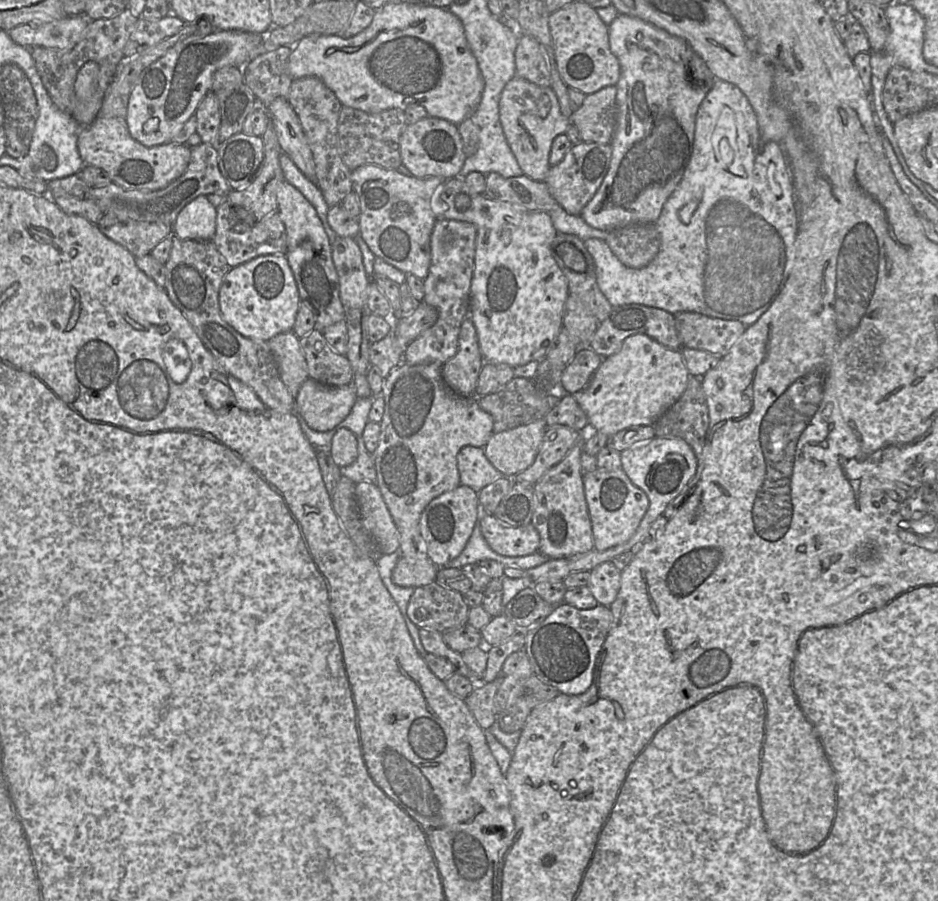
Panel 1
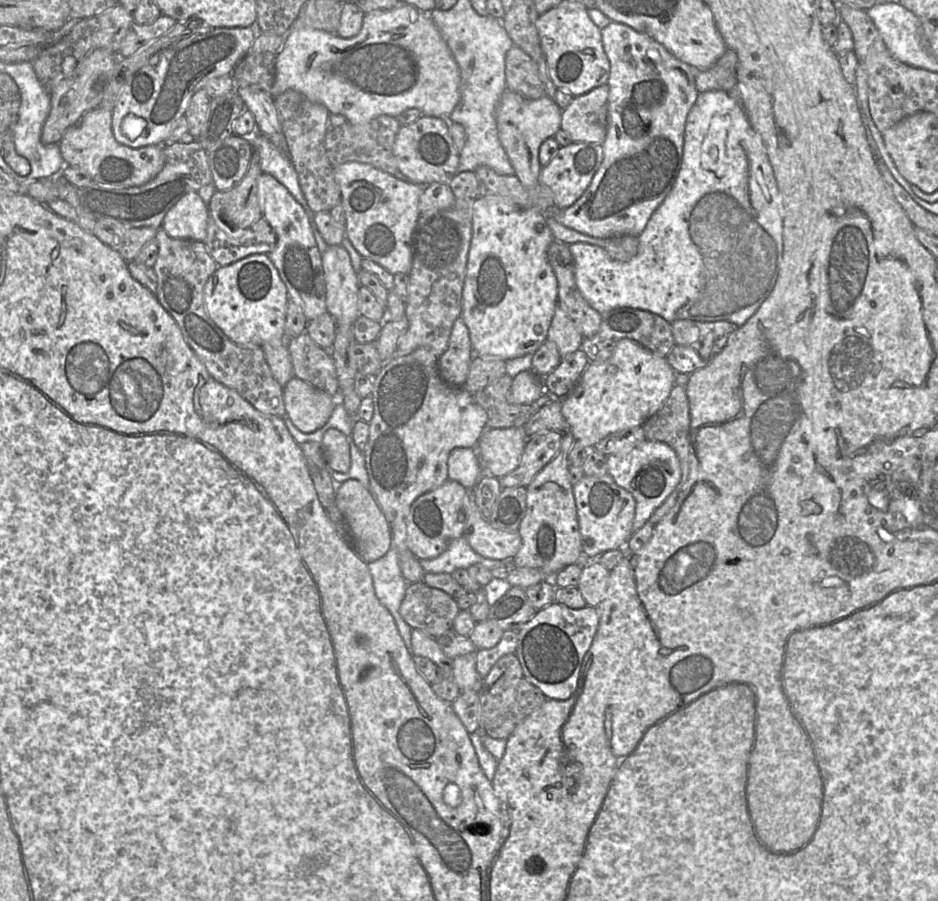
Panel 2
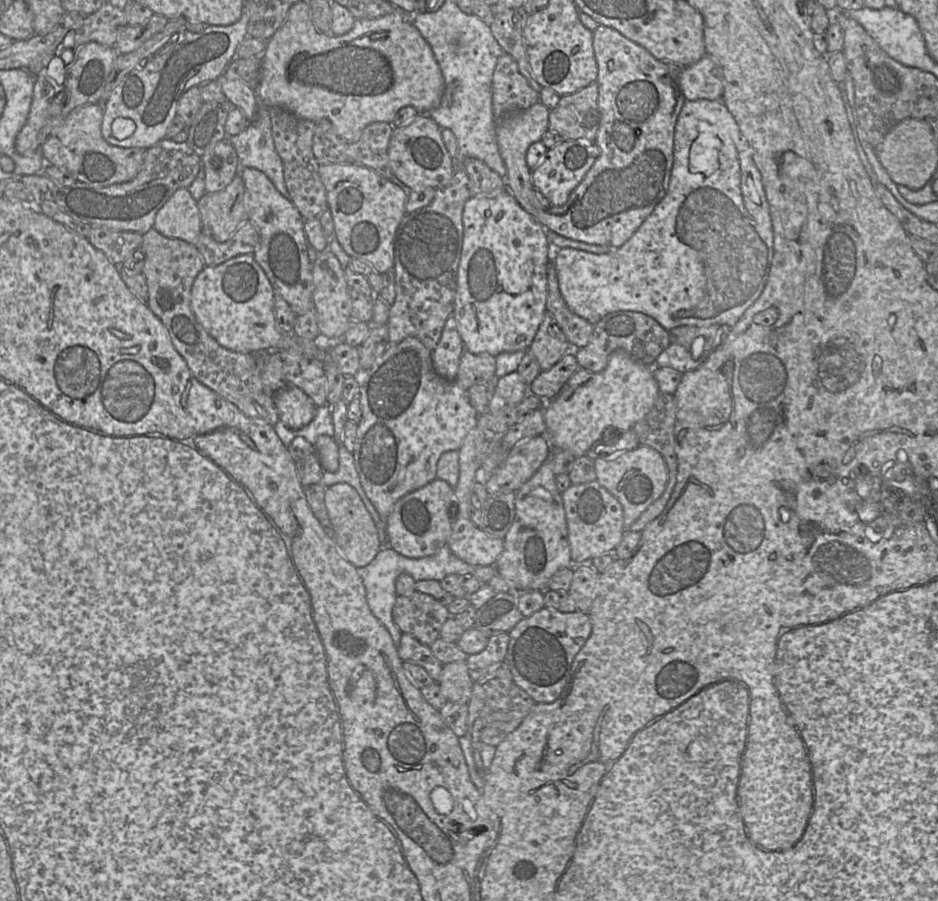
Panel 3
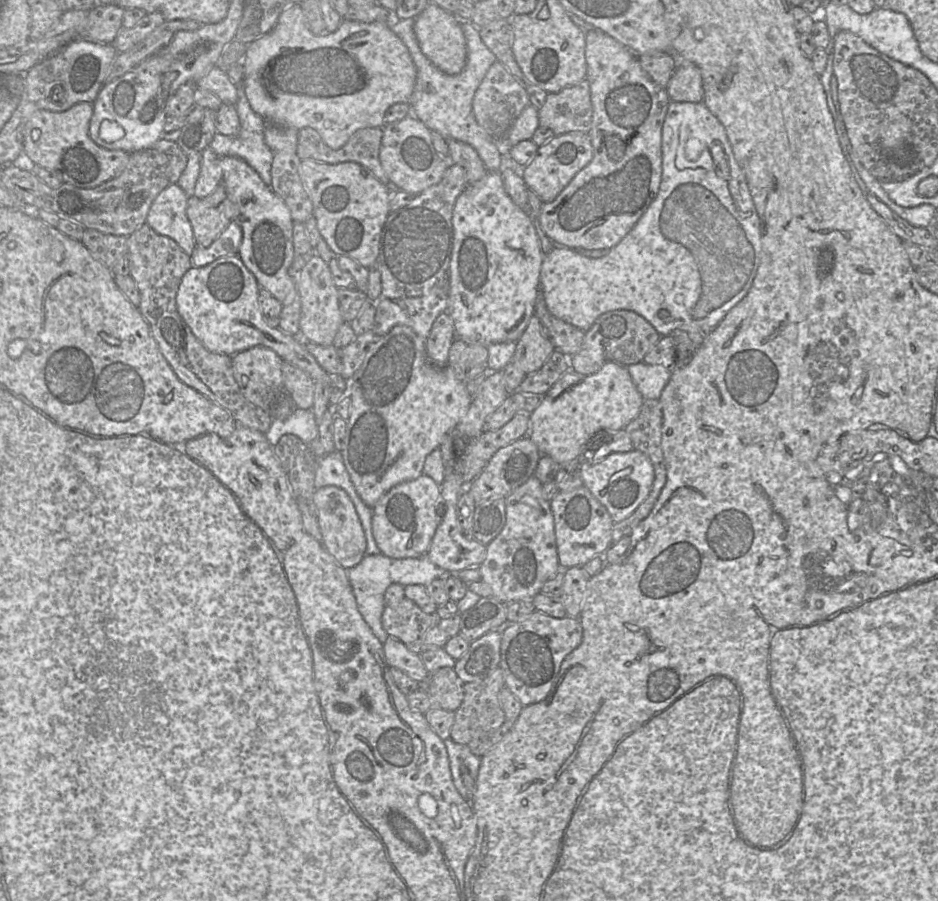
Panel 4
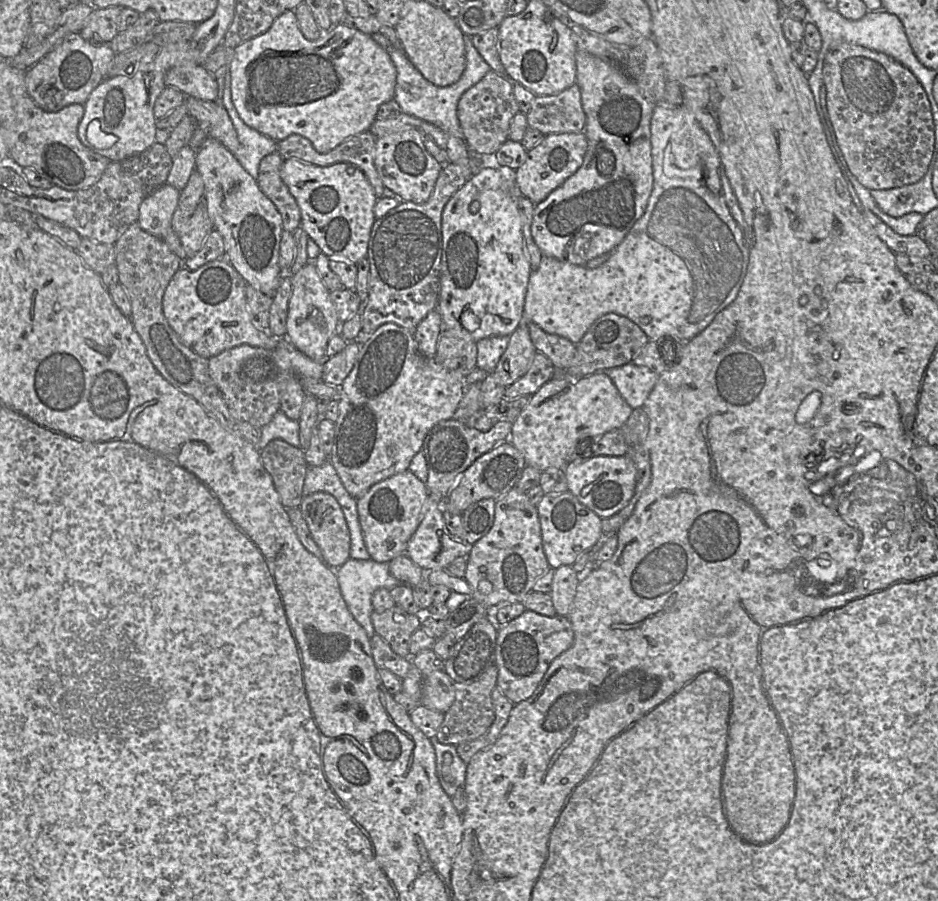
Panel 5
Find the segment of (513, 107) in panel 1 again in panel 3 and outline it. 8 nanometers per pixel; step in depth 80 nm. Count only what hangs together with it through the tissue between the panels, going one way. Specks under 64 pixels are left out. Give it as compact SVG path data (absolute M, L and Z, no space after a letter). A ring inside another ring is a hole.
M538 101L531 107L496 122L497 142L507 168L505 175L507 188L521 207L538 221L546 207L541 206L537 198L538 190L532 182L532 169L527 164L526 153L529 146L540 141L543 134L549 129L549 113L550 109Z

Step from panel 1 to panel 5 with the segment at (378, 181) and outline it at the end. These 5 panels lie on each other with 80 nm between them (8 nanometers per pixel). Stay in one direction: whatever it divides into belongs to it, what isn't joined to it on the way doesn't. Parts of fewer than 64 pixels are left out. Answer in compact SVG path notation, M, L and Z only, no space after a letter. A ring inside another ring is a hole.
M289 158L283 162L281 178L299 206L301 229L316 243L322 254L330 259L347 260L354 264L366 258L371 230L377 219L374 206L378 197L361 169L351 163L317 166Z

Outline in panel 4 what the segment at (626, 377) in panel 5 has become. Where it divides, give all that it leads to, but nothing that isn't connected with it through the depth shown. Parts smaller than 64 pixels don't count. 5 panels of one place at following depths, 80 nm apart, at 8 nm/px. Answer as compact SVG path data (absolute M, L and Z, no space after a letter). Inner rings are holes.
M644 362L631 364L627 366L627 369L645 400L659 399L672 375L671 369Z

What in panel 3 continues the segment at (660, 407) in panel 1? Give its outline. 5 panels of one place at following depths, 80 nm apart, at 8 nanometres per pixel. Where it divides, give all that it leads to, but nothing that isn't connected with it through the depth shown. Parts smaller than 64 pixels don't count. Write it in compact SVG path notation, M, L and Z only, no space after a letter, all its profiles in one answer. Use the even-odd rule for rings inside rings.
M616 350L610 355L606 367L599 372L579 368L560 393L549 400L543 408L546 424L544 436L548 439L553 450L566 450L575 457L580 457L604 438L631 430L652 409L661 394L658 383L653 376L653 367L640 364L626 352Z

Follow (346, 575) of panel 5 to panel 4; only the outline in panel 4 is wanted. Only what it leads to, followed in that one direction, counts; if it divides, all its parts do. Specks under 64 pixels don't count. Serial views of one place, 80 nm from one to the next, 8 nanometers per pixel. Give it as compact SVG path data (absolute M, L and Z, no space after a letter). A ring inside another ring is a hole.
M378 552L366 555L356 566L347 569L347 574L361 615L374 635L384 643L388 638L392 638L388 636L381 622L381 617L386 607L384 594L387 588L393 583L399 583L403 586L411 584L426 586L436 579L449 577L453 573L434 564L427 555L417 558L395 559Z

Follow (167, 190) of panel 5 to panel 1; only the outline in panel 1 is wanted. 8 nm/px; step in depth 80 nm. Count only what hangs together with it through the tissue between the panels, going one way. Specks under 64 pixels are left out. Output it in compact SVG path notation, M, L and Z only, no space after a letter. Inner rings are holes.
M198 196L188 203L171 225L173 238L209 241L216 231L217 208L206 196Z

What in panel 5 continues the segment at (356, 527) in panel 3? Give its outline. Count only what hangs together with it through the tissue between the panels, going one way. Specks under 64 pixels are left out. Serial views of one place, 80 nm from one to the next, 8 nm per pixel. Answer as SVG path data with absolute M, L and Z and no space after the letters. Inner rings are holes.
M325 492L305 495L299 505L310 534L318 545L322 561L337 569L350 559L350 533L342 508L334 496Z

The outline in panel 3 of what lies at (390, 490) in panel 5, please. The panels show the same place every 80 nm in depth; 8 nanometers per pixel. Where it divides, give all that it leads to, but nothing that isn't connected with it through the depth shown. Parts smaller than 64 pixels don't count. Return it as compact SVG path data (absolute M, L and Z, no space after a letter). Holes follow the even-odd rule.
M439 478L422 488L401 497L393 506L385 520L387 543L403 556L422 558L437 553L452 534L453 519L456 514L454 487Z

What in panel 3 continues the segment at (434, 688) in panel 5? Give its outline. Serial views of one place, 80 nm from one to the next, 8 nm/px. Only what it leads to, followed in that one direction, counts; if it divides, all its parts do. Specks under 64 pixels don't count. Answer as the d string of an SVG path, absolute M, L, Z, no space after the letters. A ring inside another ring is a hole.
M460 660L443 665L435 683L440 686L447 702L466 704L472 693L471 679L466 660Z

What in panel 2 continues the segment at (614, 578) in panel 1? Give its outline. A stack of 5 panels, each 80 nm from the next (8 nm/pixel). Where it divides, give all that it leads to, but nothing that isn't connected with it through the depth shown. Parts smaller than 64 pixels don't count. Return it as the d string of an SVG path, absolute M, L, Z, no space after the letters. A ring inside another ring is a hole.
M597 561L582 566L578 588L589 607L597 607L603 600L609 582L610 570Z

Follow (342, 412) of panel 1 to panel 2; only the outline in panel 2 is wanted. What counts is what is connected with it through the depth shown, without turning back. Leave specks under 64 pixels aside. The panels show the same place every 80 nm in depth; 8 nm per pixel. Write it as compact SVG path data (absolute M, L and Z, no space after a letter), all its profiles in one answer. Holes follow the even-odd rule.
M296 377L283 387L285 418L299 431L311 433L323 427L337 405L337 398Z

